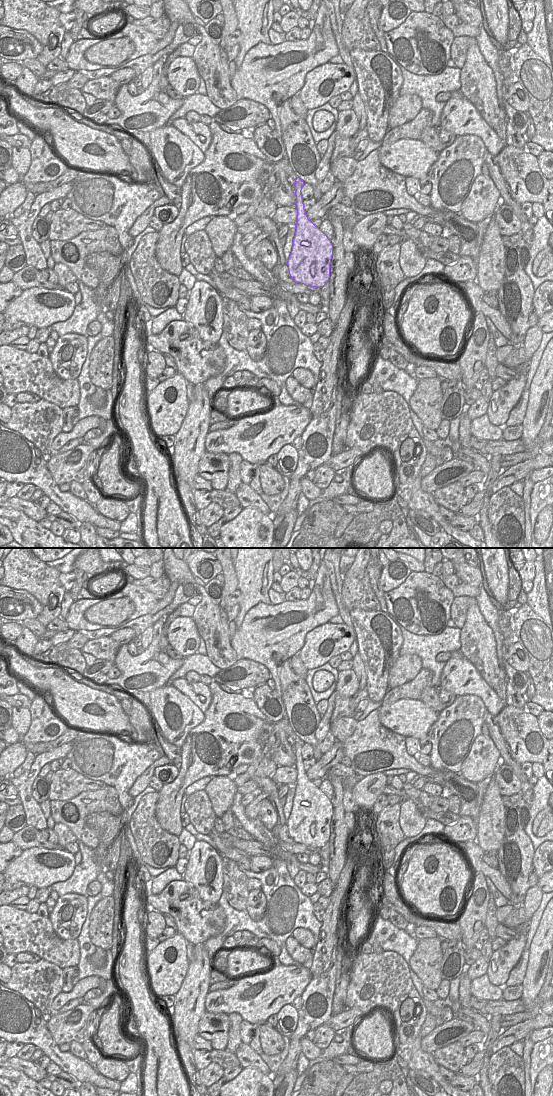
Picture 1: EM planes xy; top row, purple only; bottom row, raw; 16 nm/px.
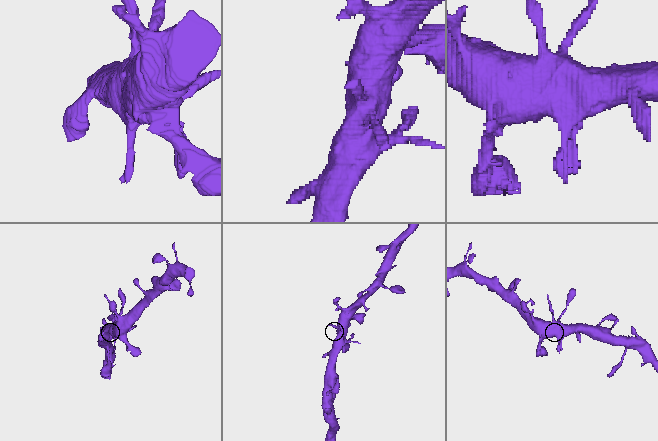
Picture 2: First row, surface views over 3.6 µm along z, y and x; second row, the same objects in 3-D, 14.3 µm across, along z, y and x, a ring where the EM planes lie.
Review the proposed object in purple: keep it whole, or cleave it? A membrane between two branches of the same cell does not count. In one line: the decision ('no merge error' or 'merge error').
merge error

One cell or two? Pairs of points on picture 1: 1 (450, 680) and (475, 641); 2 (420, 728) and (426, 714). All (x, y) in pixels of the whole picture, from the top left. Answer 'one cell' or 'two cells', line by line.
1: two cells
2: one cell

